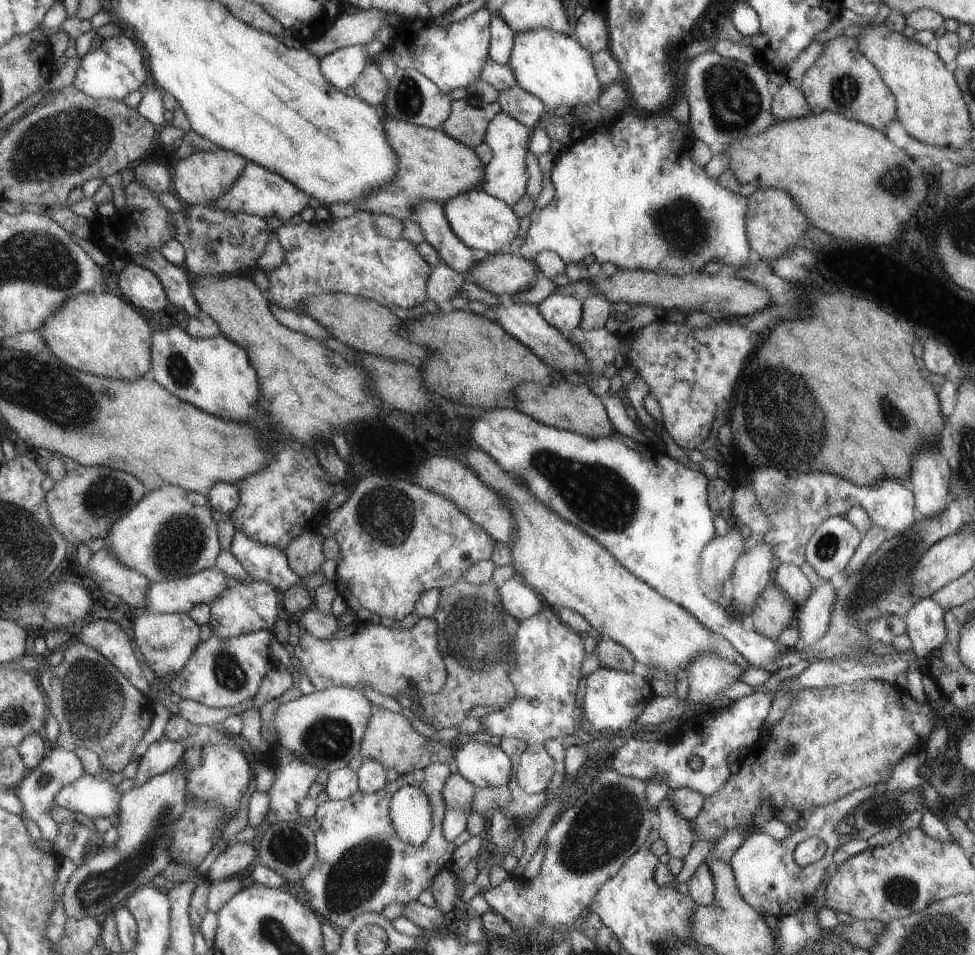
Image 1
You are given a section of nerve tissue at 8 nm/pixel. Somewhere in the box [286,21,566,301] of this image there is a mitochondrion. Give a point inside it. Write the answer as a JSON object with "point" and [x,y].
{"point":[409,101]}

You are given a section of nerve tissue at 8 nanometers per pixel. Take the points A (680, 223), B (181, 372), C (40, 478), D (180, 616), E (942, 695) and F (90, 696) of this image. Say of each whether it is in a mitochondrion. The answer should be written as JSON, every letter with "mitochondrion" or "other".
{"A":"mitochondrion","B":"mitochondrion","C":"other","D":"other","E":"other","F":"mitochondrion"}

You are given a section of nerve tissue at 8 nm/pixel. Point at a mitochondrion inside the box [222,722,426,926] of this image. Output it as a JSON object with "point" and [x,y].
{"point":[356,877]}

